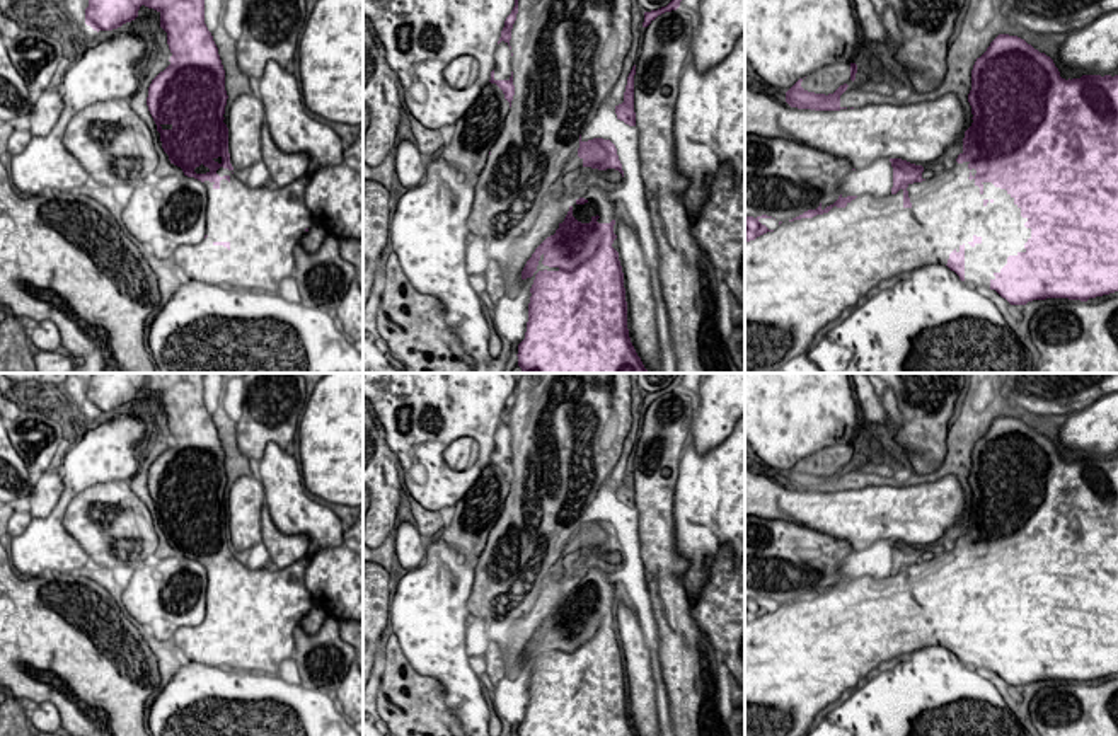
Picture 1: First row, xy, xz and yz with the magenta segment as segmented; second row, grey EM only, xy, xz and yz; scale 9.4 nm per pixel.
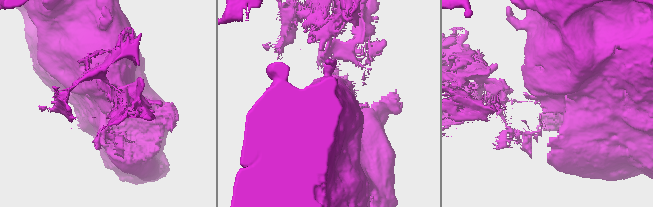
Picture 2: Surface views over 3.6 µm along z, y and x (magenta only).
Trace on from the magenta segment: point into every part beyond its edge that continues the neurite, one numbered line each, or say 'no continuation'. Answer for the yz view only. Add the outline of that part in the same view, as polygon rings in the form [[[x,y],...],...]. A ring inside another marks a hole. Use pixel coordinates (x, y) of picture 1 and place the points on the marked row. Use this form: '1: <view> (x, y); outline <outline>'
1: yz (806, 275); outline [[[954,162],[953,169],[939,169],[931,179],[908,184],[912,206],[903,206],[903,189],[896,194],[876,198],[862,194],[847,203],[845,208],[833,206],[828,213],[813,218],[782,221],[774,232],[745,242],[745,373],[775,373],[794,356],[808,351],[816,337],[832,324],[852,310],[861,296],[913,269],[929,264],[948,264],[953,250],[965,247],[965,283],[990,288],[995,273],[1007,264],[1009,256],[1026,252],[1024,244],[1031,239],[1031,228],[1021,216],[1014,198],[992,182],[975,184],[977,170],[968,169],[970,162]]]

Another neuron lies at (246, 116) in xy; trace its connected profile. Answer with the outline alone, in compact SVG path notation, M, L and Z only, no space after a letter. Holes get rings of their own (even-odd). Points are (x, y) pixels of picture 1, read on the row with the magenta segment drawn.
M242 94L228 112L228 153L233 170L242 170L262 160L261 131L266 111L261 97Z

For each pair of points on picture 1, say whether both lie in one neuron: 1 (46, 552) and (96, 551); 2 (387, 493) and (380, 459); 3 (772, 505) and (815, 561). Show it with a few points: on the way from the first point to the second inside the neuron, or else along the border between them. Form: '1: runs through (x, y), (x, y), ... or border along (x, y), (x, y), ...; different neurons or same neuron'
1: border along (62, 517), (63, 528), (89, 556); different neurons
2: runs through (382, 484), (380, 467); same neuron
3: border along (762, 517), (788, 520), (825, 532); different neurons

